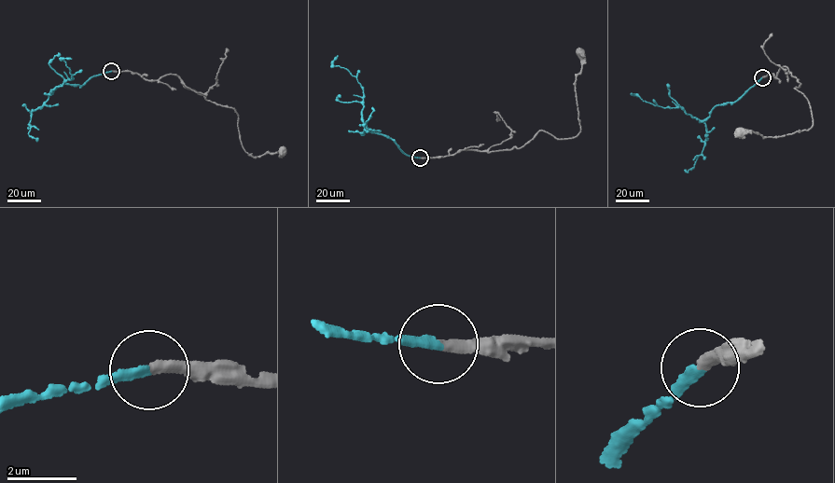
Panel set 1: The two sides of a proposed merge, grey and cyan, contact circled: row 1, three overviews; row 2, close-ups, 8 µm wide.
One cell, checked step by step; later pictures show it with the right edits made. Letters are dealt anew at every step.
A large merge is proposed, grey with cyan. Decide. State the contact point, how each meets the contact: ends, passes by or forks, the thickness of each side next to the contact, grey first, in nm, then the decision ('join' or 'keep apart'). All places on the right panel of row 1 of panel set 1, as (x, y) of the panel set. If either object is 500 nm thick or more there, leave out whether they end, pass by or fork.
at (762, 77); grey ends there; cyan ends there; 260 nm thick on the grey side, 240 nm on the other; join

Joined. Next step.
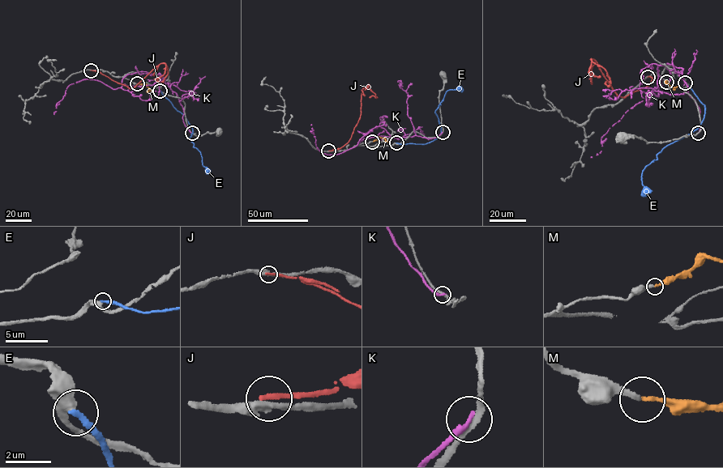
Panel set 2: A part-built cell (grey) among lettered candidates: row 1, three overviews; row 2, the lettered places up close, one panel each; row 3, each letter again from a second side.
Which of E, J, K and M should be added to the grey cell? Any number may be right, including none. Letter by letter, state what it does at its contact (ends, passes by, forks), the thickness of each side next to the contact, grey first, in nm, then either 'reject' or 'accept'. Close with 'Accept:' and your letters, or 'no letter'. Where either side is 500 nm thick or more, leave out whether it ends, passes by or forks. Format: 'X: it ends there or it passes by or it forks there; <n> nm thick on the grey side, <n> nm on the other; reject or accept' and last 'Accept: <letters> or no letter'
E: it ends there; 360 nm thick on the grey side, 280 nm on the other; reject
J: it ends there; 360 nm thick on the grey side, 240 nm on the other; reject
K: it ends there; 220 nm thick on the grey side, 240 nm on the other; reject
M: it ends there; 240 nm thick on the grey side, 160 nm on the other; accept
Accept: M

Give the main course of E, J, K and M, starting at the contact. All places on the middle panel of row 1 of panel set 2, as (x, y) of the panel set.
E: (396, 142), (425, 144), (438, 138), (441, 129), (436, 109), (447, 91), (459, 89)
J: (329, 151), (339, 149), (351, 137), (360, 116), (361, 95), (365, 87), (376, 96), (369, 97)
K: (442, 132), (428, 139), (374, 136), (329, 155), (317, 147), (311, 124)
M: (372, 142), (379, 138), (388, 142)

